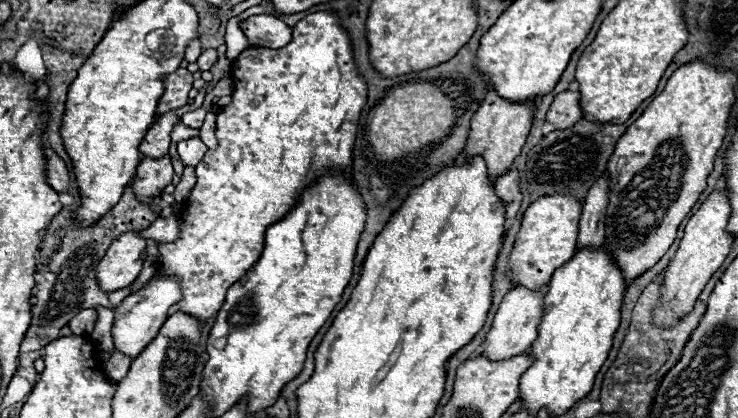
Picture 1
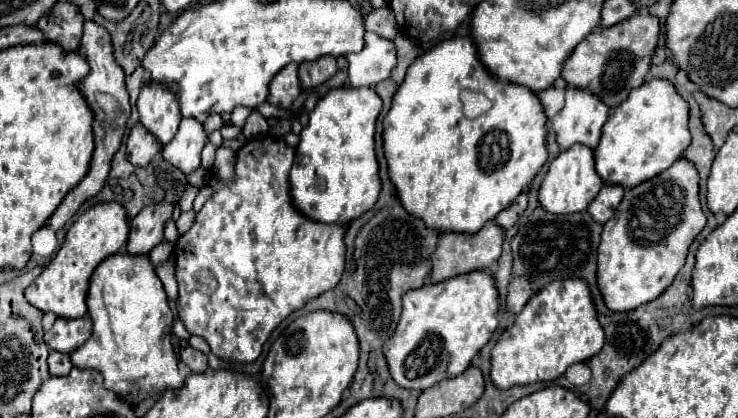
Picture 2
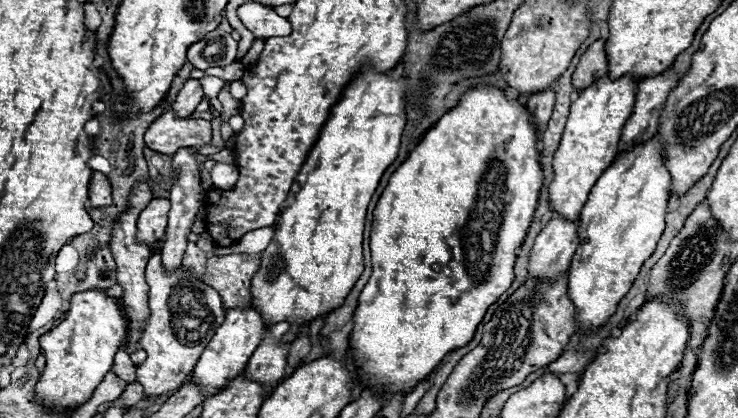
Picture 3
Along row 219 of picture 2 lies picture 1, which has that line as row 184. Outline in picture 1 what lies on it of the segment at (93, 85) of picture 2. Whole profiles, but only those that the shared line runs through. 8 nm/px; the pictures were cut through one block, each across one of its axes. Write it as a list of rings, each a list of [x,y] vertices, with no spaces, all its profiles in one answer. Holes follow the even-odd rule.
[[[48,156],[48,166],[46,166],[46,174],[48,174],[48,184],[56,190],[56,192],[68,192],[70,188],[70,172],[64,164],[64,160],[60,156]]]

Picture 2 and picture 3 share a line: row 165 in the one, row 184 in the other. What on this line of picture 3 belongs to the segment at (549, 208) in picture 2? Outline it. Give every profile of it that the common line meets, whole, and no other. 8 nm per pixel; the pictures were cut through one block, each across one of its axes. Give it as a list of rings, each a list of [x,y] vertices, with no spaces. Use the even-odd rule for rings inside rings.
[[[630,74],[618,80],[602,76],[594,84],[584,88],[572,102],[568,124],[554,156],[554,180],[550,184],[552,210],[558,212],[560,216],[568,218],[580,216],[588,192],[600,178],[600,172],[604,172],[604,168],[608,168],[608,164],[612,164],[612,160],[616,158],[622,128],[634,110],[636,84],[638,78]]]

